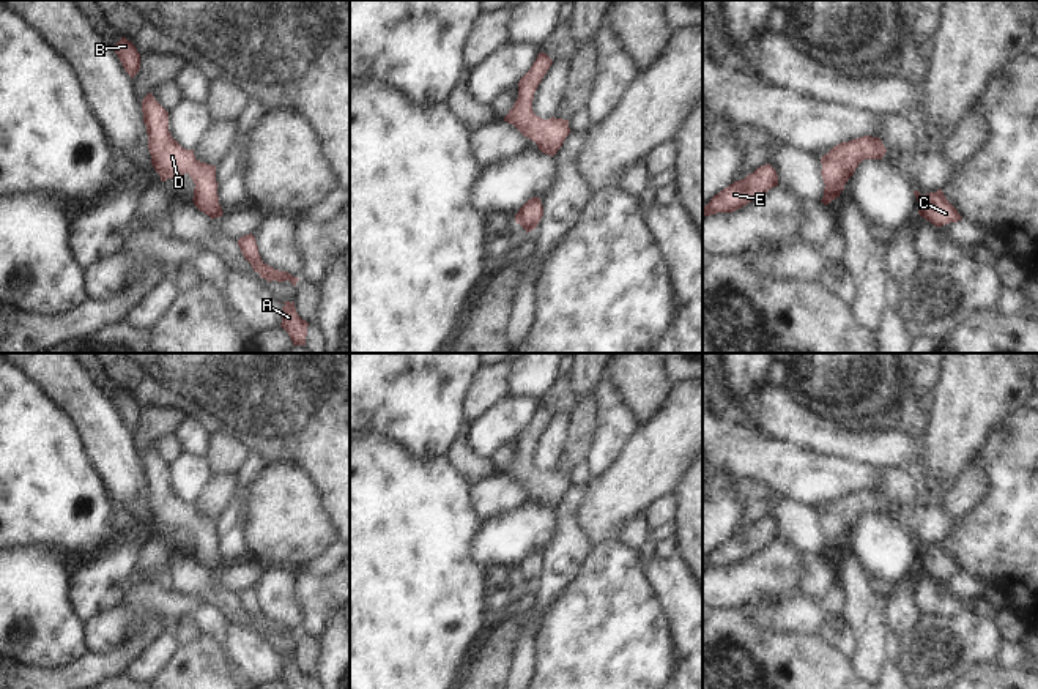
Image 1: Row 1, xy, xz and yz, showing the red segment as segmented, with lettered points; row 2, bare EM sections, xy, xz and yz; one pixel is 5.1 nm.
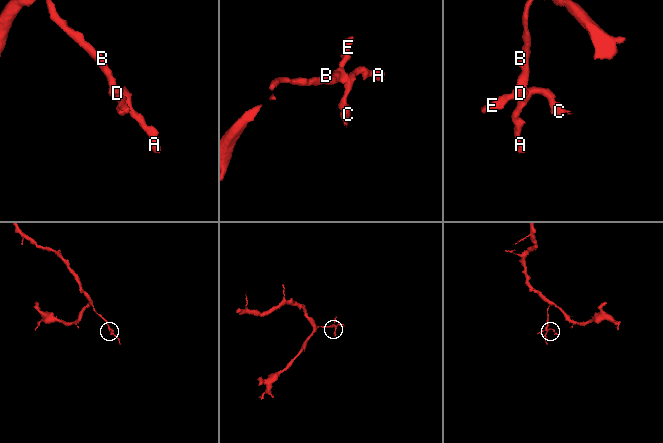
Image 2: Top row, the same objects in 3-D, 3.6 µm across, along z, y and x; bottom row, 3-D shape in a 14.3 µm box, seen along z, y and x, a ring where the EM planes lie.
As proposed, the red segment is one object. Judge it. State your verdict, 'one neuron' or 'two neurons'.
one neuron

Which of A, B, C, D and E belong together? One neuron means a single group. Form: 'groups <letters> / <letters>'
groups A B C D E

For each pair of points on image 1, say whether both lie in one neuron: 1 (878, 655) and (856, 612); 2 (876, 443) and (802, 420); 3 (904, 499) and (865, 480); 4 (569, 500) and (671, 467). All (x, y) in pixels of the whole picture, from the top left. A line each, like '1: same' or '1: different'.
1: same
2: same
3: different
4: different

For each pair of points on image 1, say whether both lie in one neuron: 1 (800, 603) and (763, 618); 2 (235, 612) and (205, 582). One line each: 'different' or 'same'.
1: same
2: same

